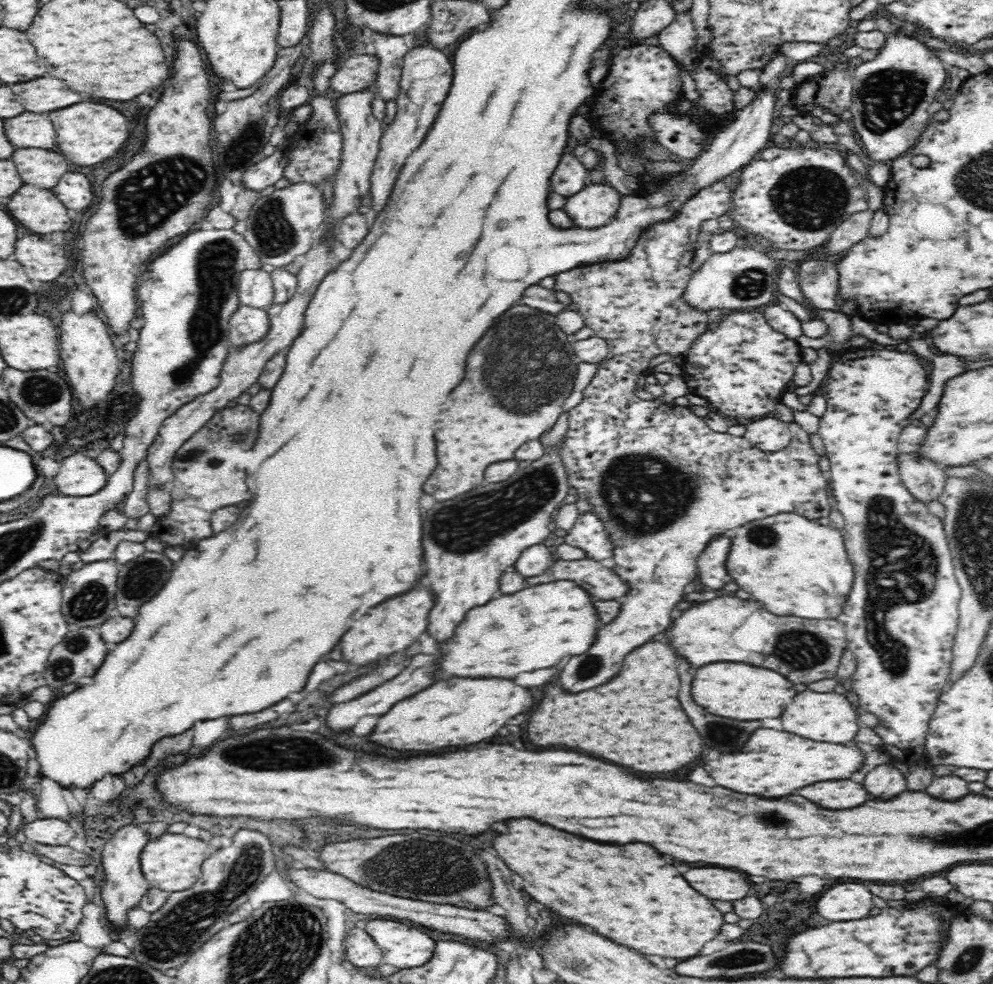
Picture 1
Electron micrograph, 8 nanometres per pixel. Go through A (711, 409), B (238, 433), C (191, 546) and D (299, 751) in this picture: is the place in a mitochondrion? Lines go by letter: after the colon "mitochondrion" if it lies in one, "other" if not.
A: other
B: mitochondrion
C: other
D: mitochondrion

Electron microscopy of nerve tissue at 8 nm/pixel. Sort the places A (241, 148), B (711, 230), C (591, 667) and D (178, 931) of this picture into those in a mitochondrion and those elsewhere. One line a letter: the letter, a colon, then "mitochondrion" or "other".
A: mitochondrion
B: other
C: mitochondrion
D: mitochondrion

